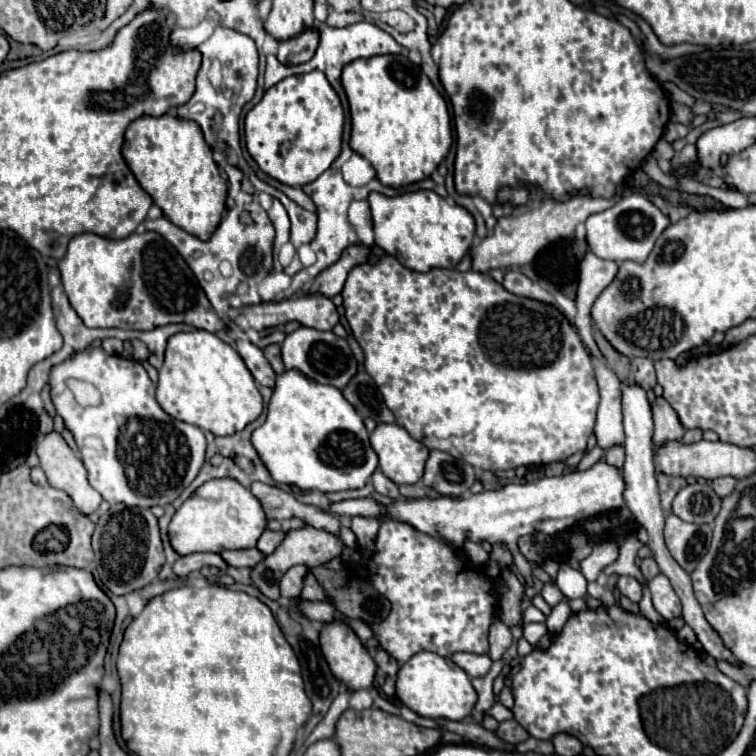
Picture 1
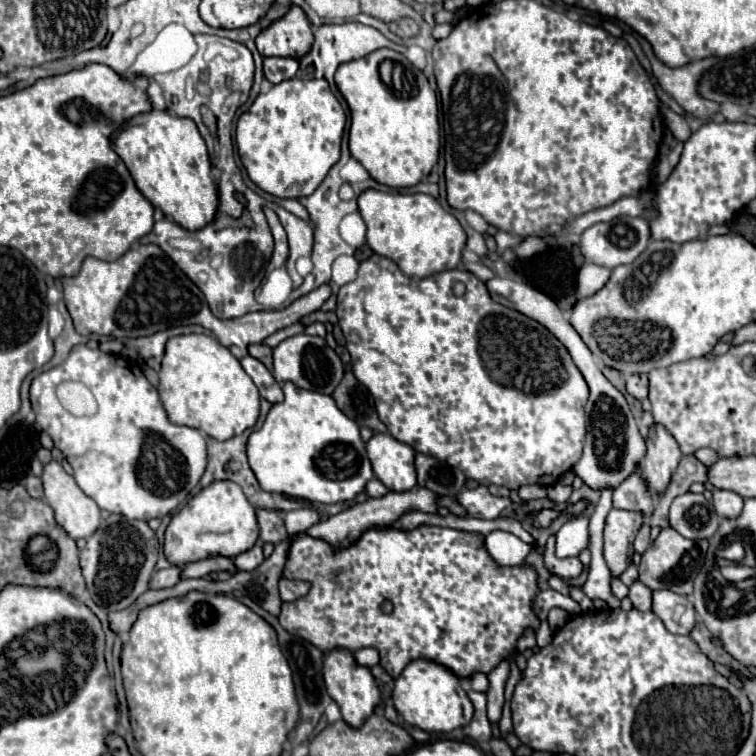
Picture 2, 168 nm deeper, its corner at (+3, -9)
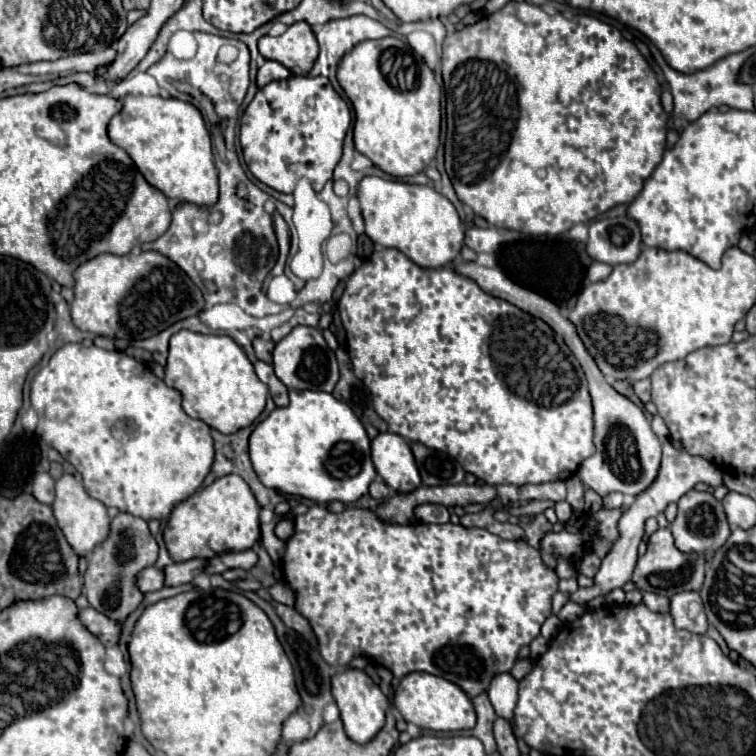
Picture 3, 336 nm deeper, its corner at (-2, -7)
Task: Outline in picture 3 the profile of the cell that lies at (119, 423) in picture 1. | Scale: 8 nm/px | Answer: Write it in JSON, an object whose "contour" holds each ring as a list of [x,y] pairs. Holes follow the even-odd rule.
{"contour":[[[66,344],[50,358],[48,366],[38,370],[30,388],[32,408],[38,414],[38,436],[82,474],[86,492],[106,506],[144,520],[162,520],[176,504],[192,496],[210,472],[214,446],[208,424],[190,418],[180,406],[180,392],[168,388],[142,362],[124,352]]]}

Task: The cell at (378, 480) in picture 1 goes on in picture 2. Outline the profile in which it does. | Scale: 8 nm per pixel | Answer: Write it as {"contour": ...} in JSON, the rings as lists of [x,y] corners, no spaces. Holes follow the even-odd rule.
{"contour":[[[373,478],[373,480],[367,482],[365,492],[367,492],[367,496],[371,496],[371,498],[381,498],[381,496],[385,496],[389,490],[387,490],[377,478]]]}

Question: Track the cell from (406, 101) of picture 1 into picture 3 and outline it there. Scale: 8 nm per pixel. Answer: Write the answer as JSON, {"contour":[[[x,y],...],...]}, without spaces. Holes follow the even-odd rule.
{"contour":[[[392,36],[384,40],[364,40],[364,44],[358,44],[340,62],[338,82],[356,110],[354,146],[360,154],[368,156],[374,166],[394,178],[404,178],[420,174],[434,160],[436,150],[440,146],[440,86],[434,80],[434,72],[424,64],[420,56],[414,54],[408,44]]]}

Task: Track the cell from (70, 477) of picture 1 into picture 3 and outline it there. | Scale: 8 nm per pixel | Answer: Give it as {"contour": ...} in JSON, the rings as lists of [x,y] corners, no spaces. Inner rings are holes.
{"contour":[[[62,474],[56,480],[56,498],[52,502],[52,510],[66,540],[72,544],[72,548],[76,548],[76,554],[80,556],[92,552],[92,548],[100,544],[110,532],[110,518],[106,514],[106,506],[100,504],[98,500],[92,500],[86,494],[82,482],[76,480],[72,474]]]}

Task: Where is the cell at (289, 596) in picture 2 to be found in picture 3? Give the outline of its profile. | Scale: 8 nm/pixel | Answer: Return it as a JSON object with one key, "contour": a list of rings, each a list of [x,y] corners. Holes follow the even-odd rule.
{"contour":[[[276,582],[274,586],[268,588],[270,596],[276,600],[276,602],[282,602],[286,606],[292,606],[294,604],[294,592],[288,588],[286,582]]]}

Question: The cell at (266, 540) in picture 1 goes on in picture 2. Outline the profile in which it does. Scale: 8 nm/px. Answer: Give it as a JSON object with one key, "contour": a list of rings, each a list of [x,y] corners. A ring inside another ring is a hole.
{"contour":[[[255,544],[251,550],[239,554],[233,558],[233,566],[237,570],[245,570],[245,572],[251,572],[255,570],[259,564],[263,562],[263,550],[261,550],[261,544]]]}

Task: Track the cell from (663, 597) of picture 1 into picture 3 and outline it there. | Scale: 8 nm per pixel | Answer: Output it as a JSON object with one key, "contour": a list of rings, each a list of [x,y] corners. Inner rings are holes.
{"contour":[[[678,592],[670,598],[670,616],[676,628],[684,628],[696,634],[704,634],[708,628],[706,614],[698,592]]]}

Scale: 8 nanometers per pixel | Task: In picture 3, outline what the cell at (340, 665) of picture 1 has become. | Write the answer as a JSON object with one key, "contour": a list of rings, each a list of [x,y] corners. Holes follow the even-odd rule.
{"contour":[[[344,668],[332,676],[332,696],[340,708],[340,718],[344,722],[344,730],[348,736],[358,742],[366,744],[376,736],[376,732],[384,726],[384,712],[388,708],[388,698],[382,694],[382,690],[374,684],[374,680],[358,668]]]}

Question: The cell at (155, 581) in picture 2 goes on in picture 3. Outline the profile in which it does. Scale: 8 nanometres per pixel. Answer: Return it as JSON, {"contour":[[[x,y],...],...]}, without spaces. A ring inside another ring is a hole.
{"contour":[[[154,566],[144,568],[144,572],[140,572],[140,576],[138,576],[138,584],[140,584],[142,592],[156,592],[156,590],[164,588],[164,572]]]}

